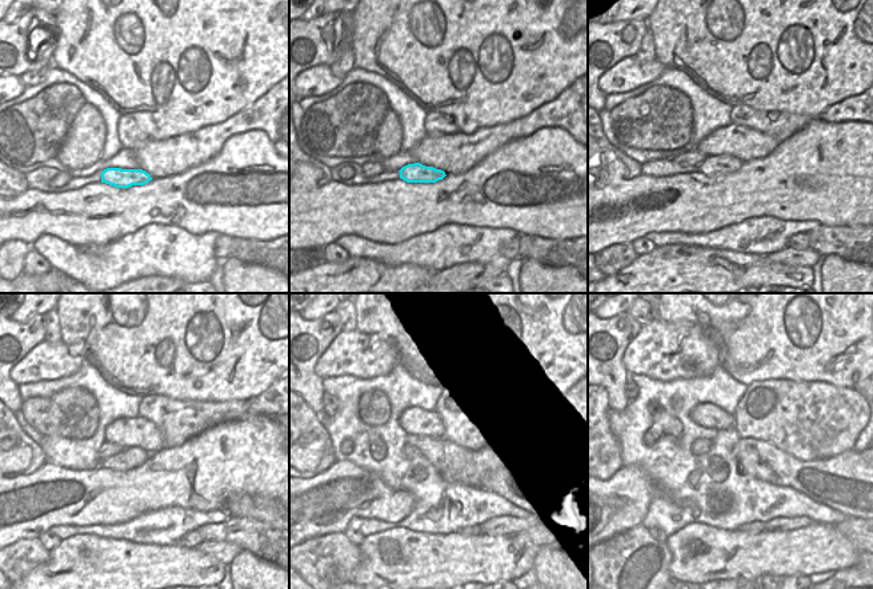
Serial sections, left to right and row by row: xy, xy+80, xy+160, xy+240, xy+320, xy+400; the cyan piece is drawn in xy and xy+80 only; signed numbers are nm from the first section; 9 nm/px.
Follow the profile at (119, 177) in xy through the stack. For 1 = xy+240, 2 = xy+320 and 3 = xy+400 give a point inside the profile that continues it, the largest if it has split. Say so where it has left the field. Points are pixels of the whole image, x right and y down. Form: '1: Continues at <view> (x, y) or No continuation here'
1: Continues at xy+240 (132, 457)
2: Continues at xy+320 (409, 451)
3: Continues at xy+400 (699, 447)

